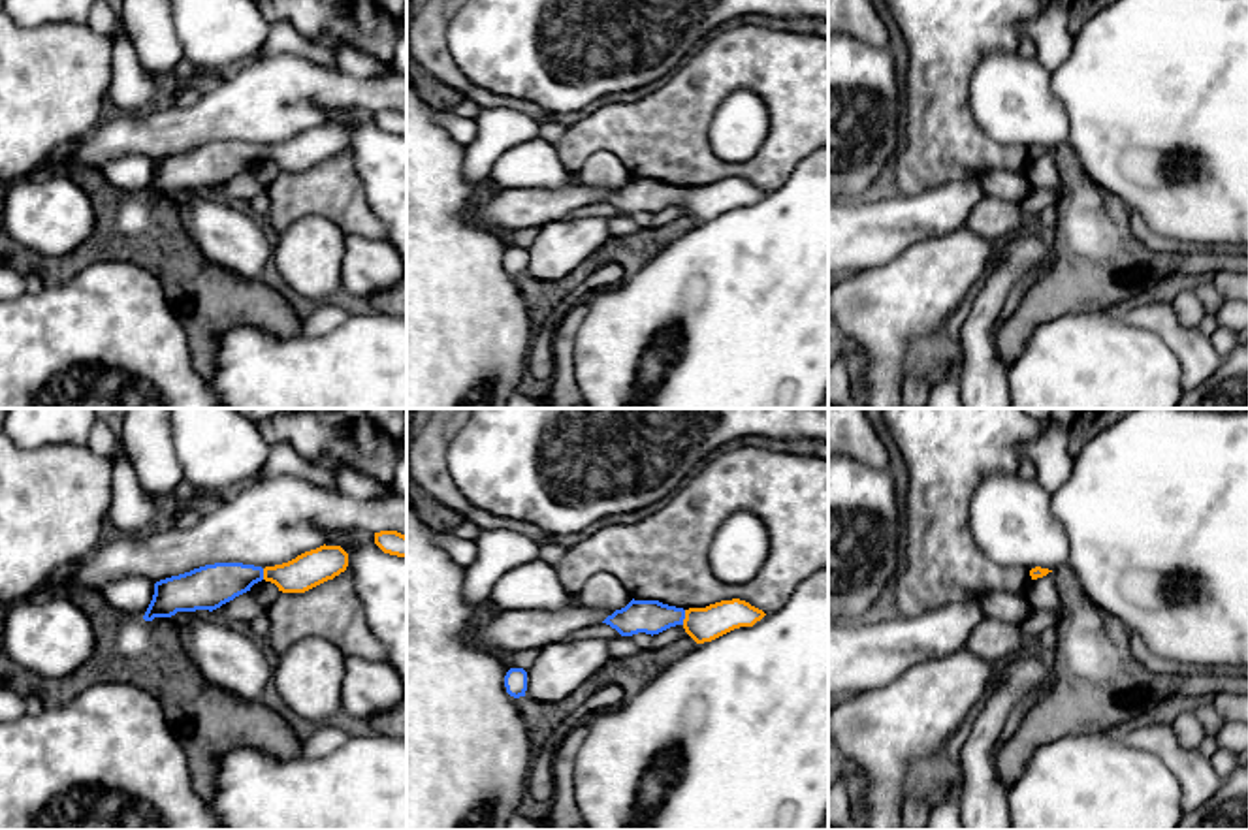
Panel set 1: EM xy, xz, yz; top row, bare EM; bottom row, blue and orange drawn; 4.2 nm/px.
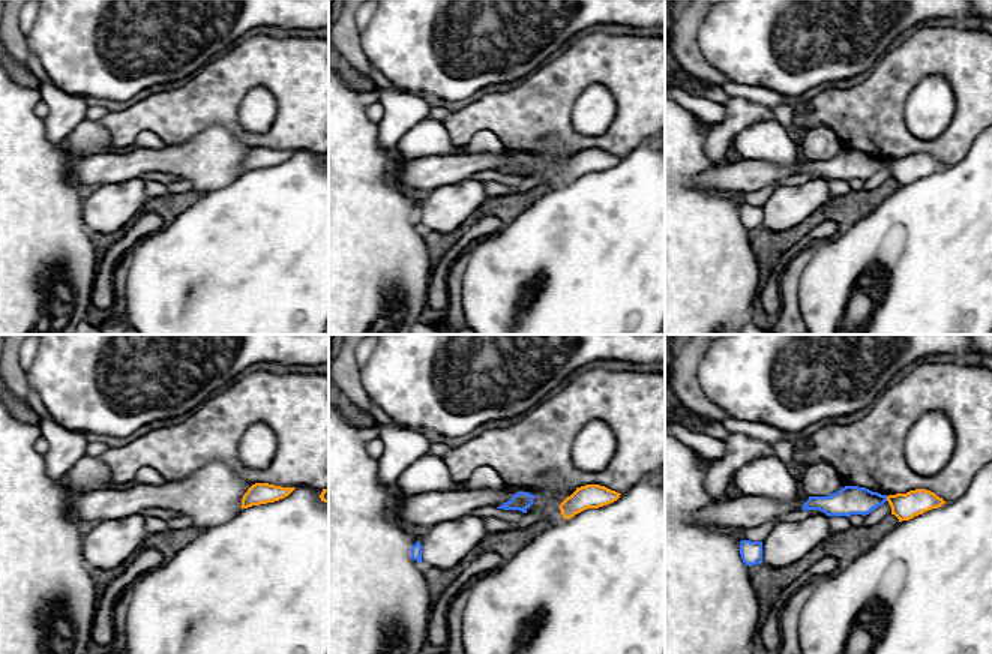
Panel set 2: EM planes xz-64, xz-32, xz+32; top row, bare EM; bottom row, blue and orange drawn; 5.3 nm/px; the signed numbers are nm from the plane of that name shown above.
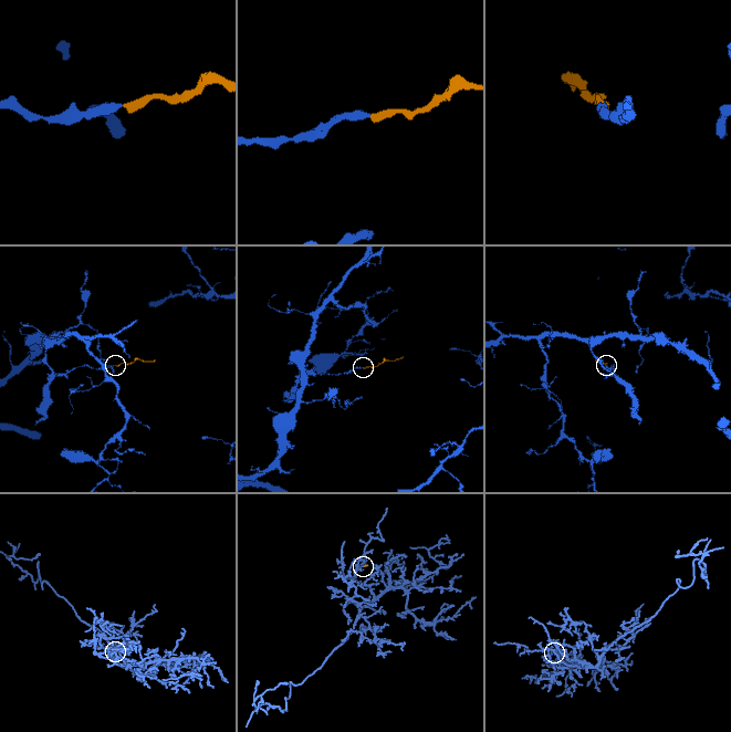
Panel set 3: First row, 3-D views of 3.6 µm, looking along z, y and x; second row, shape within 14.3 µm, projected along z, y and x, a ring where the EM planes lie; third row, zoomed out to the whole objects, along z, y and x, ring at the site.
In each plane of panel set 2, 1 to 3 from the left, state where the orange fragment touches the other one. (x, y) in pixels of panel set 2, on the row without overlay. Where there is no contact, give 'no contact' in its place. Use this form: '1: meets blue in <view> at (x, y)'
1: no contact
2: no contact
3: meets blue in xz+32 at (886, 162)

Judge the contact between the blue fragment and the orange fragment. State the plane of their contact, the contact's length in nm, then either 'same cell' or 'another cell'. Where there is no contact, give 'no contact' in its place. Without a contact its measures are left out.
contact in xz; length 70 nm; same cell

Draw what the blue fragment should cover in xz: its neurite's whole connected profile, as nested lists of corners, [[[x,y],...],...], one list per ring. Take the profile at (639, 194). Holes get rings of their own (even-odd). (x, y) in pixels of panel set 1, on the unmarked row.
[[[732,177],[710,183],[706,186],[676,186],[659,179],[631,179],[616,188],[602,201],[616,207],[621,215],[638,211],[659,213],[670,205],[681,203],[696,220],[712,220],[734,207],[753,205],[766,192],[745,179]]]

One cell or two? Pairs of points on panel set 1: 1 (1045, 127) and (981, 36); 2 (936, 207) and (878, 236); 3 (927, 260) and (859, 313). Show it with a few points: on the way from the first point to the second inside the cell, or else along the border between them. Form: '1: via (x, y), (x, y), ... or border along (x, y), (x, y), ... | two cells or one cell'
1: border along (1015, 49), (987, 55), (972, 74), (968, 89) | two cells
2: via (921, 215), (893, 224) | one cell
3: via (910, 277), (876, 307) | one cell

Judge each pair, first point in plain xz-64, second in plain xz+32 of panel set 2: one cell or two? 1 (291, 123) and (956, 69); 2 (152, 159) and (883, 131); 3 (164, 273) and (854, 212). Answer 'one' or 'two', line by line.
1: one
2: two
3: two

